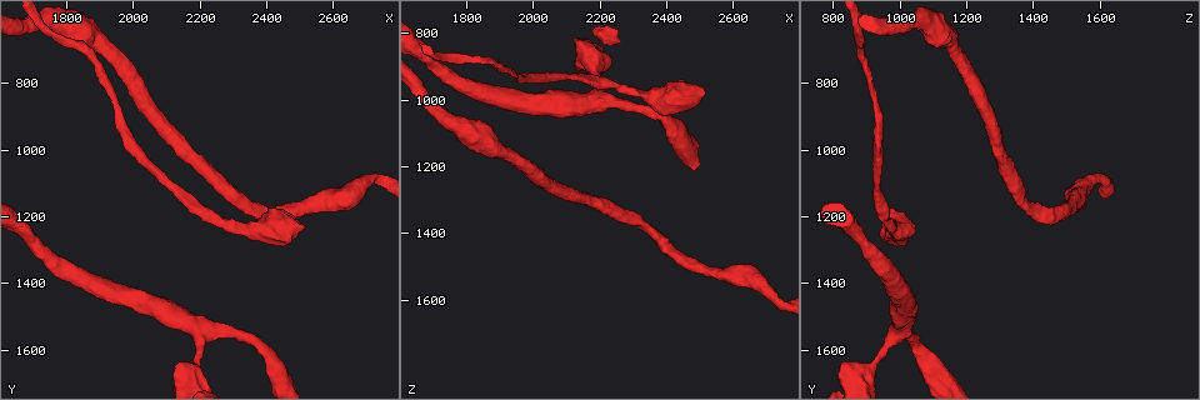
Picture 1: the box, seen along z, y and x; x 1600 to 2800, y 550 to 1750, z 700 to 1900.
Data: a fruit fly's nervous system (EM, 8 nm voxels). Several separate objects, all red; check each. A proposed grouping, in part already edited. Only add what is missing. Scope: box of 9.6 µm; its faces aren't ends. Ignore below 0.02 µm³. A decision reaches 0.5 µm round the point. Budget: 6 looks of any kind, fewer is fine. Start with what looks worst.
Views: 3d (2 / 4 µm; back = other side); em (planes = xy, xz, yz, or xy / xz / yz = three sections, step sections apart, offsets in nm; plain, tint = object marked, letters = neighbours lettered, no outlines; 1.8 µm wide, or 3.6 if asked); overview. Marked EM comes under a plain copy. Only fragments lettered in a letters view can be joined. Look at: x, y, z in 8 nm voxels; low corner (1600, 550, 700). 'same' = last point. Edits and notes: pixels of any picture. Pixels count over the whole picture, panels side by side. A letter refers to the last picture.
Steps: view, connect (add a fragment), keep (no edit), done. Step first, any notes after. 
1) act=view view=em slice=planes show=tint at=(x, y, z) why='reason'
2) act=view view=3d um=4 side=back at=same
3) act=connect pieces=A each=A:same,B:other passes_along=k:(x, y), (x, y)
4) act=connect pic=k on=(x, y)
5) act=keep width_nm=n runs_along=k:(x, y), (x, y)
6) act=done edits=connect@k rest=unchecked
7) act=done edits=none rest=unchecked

act=view view=em um=3.6 slice=planes show=tint at=(2370, 1240, 990) why='thick turns thin'

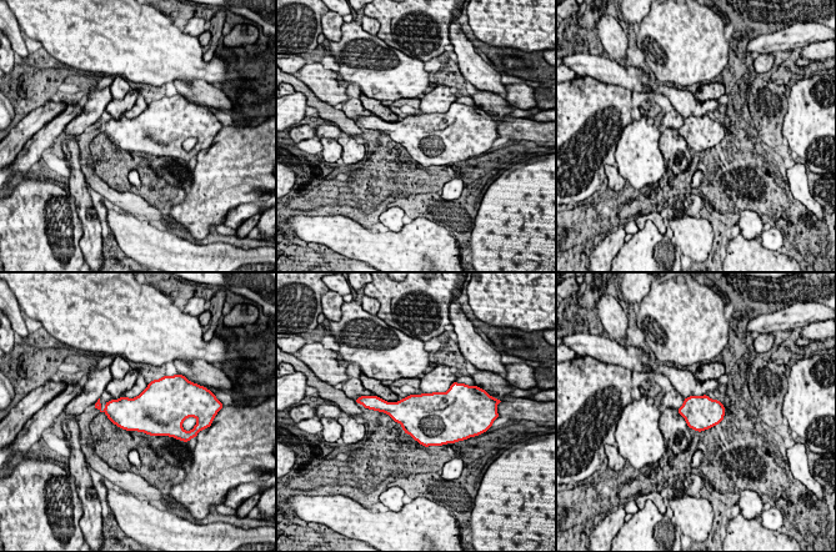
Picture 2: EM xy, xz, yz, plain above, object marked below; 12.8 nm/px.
act=view view=em um=3.6 slice=planes show=letters at=same why='what lies round it'

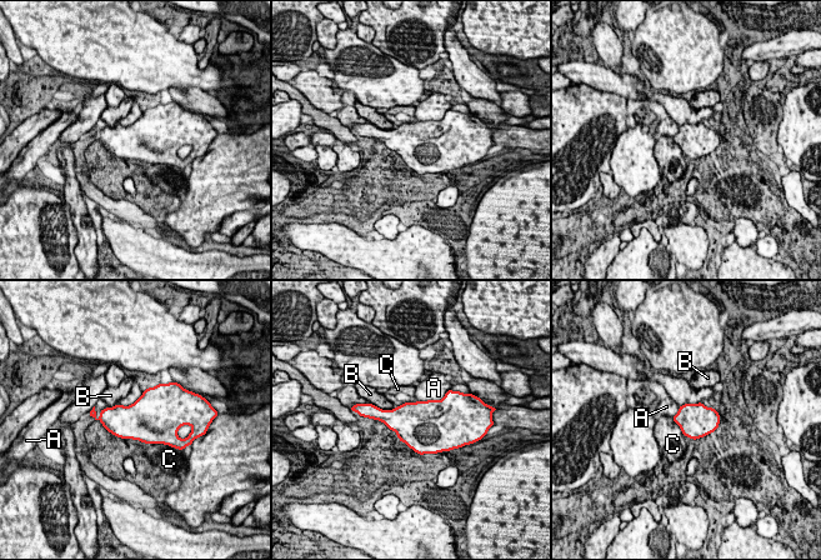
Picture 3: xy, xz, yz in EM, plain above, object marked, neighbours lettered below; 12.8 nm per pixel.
act=keep width_nm=440 longest_contact=A:400nm each=A:other,B:other,C:other found='no lettered fragment goes on from it'

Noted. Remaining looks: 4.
act=view view=em slice=xy step=8 show=letters at=(2670, 1100, 1550)

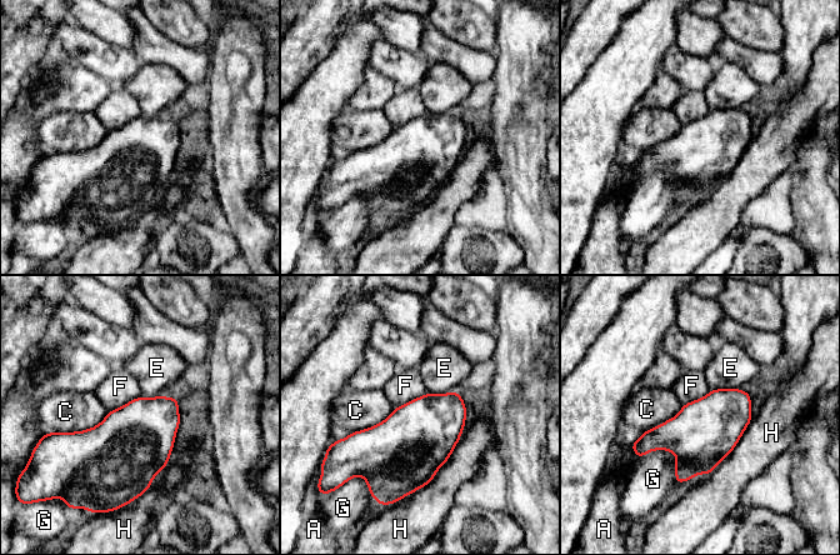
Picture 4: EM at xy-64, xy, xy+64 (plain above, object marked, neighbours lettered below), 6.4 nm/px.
act=connect pieces=G each=A:other,C:other,E:other,F:other,G:same,H:other found='it goes on there'

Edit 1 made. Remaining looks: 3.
act=view view=3d um=4 at=(2400, 1200, 1440) why='a fork'

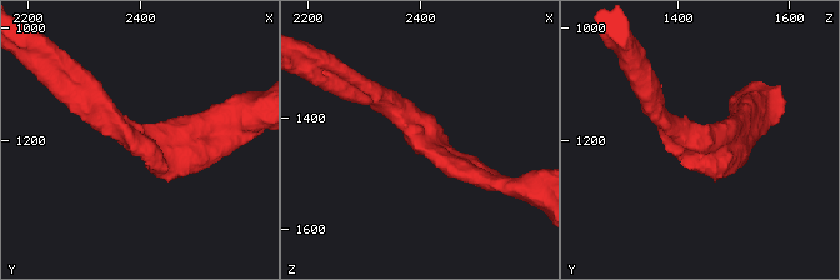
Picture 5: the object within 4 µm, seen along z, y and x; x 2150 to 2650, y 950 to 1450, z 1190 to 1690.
act=view view=em slice=planes show=letters at=(2400, 1200, 1445) arms=3 arm_widths_nm=240,300,340 why='now the EM'

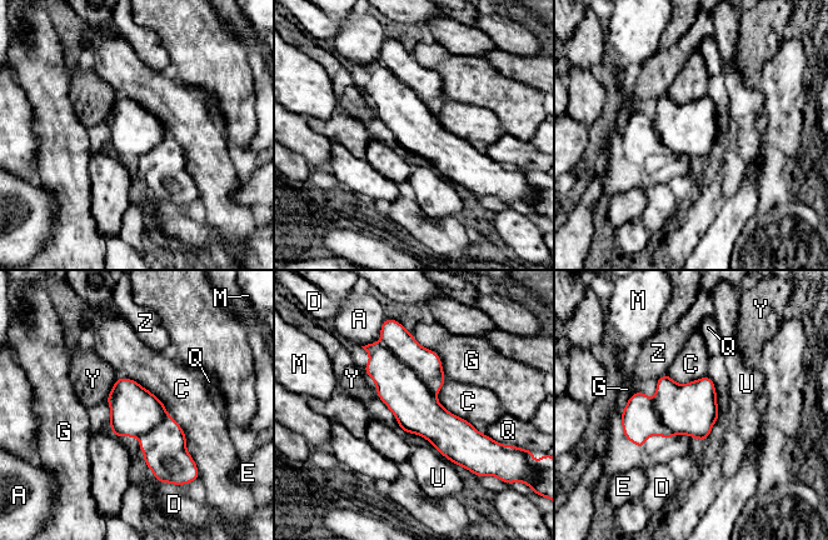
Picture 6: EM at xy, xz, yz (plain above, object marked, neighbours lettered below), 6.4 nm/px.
act=keep longest_contact=C:800nm each=A:other,C:other,D:other,E:other,G:other,M:other,Q:other,U:other,Y:other,Z:other border=6:(118, 376), (163, 403), (198, 469) found='no lettered fragment goes on from it'

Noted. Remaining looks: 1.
act=done edits=connect@4 rest=unchecked

